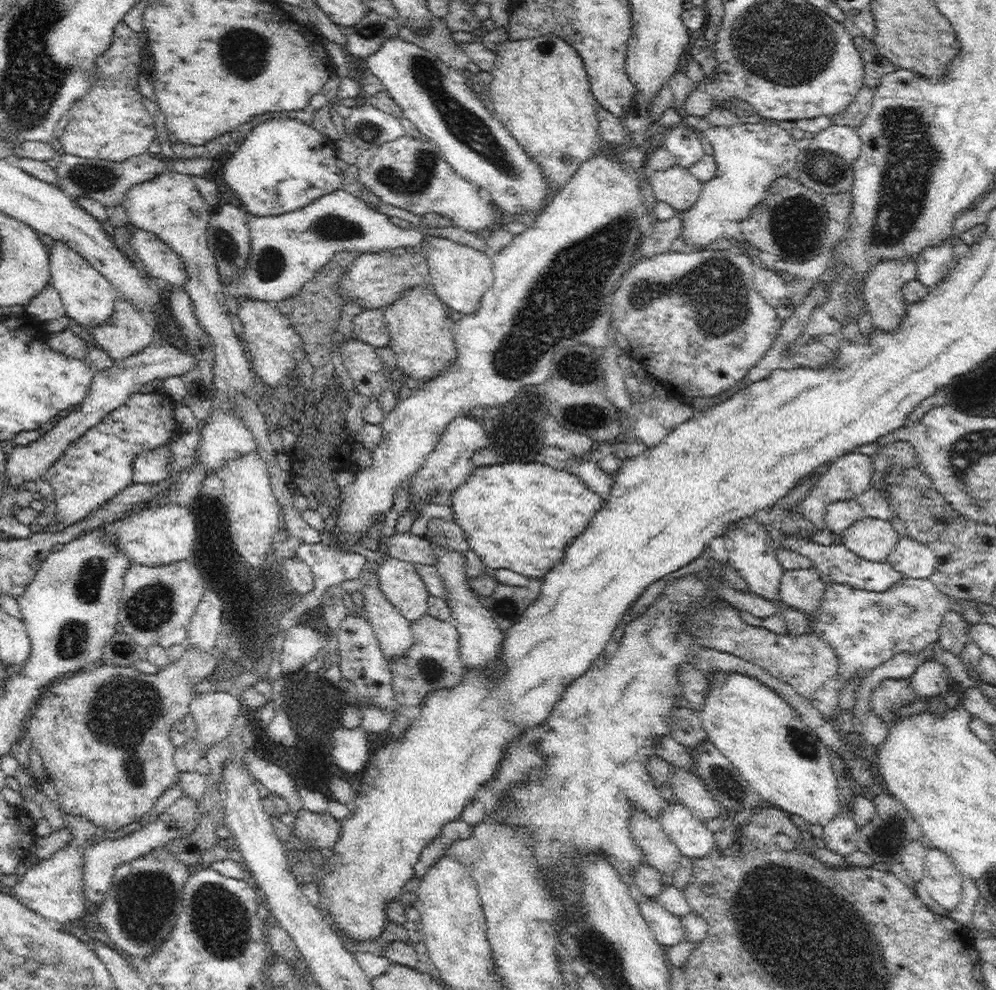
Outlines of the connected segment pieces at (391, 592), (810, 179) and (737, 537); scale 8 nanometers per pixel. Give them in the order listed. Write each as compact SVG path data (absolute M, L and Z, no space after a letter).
M390 556L377 570L377 587L400 614L411 623L428 615L431 592L413 562Z
M830 125L826 130L810 137L798 164L790 171L790 179L800 183L804 190L819 195L835 195L847 192L852 184L852 164L860 154L860 139L855 129L845 126Z
M757 515L749 519L739 529L735 529L735 526L730 528L730 536L724 534L727 561L744 578L752 593L768 602L774 603L776 605L776 612L782 613L786 608L780 596L781 578L784 569L780 566L780 562L778 562L776 547L773 546L772 539L768 538L764 527L760 526L760 517L760 515Z

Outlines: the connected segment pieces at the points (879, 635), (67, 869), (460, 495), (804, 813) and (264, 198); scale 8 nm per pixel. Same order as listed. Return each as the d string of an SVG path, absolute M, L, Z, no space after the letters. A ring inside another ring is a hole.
M906 577L882 594L854 590L829 581L823 607L811 619L809 629L822 632L827 641L835 645L843 660L842 671L847 681L855 675L867 675L897 652L920 652L931 647L939 640L943 615L951 609L951 599L930 579Z
M65 816L67 825L72 825L78 838L70 842L63 851L55 854L51 859L40 861L37 865L28 868L26 873L19 877L16 884L12 886L12 899L26 907L29 911L40 915L40 917L54 923L57 927L64 927L68 922L74 922L87 912L87 908L81 897L81 879L76 874L80 868L80 861L83 858L83 852L77 852L75 847L83 845L85 837L93 834L95 827L84 818Z
M504 463L475 466L466 483L449 495L448 504L469 550L482 560L488 573L502 568L544 578L564 554L564 544L584 530L603 502L582 492L584 488L576 478L556 474L548 465Z
M716 673L714 677L714 691L707 698L707 706L703 708L701 712L698 712L703 727L706 729L708 736L710 737L713 745L720 750L720 752L732 762L732 764L738 769L738 772L754 787L754 790L761 796L766 806L780 809L780 811L786 813L788 816L799 816L810 825L810 828L815 832L820 833L835 820L840 818L840 814L844 812L842 810L842 796L838 789L838 780L834 775L834 768L832 768L832 760L830 760L830 752L824 741L817 735L815 730L812 730L808 725L804 724L804 721L794 712L794 709L788 706L788 703L784 702L776 692L770 690L770 688L762 685L758 680L748 678L738 673Z
M272 116L260 122L243 138L243 144L232 154L231 160L224 164L225 180L238 194L245 208L254 216L282 216L287 212L308 206L316 198L328 194L342 186L342 168L336 154L330 148L332 140L320 132L313 123L304 123L298 118Z

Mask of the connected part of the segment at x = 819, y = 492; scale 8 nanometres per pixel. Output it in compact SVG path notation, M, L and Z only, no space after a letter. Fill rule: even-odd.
M848 452L839 457L838 460L828 466L827 473L822 476L816 483L815 489L811 490L811 493L802 502L803 508L806 509L806 515L811 520L814 520L815 524L819 524L820 530L827 530L824 522L826 507L838 501L859 499L862 495L872 490L874 472L876 471L872 456Z

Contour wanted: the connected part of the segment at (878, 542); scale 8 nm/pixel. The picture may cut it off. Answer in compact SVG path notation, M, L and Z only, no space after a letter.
M864 517L839 538L839 543L861 559L886 563L890 551L896 546L899 535L891 521Z

